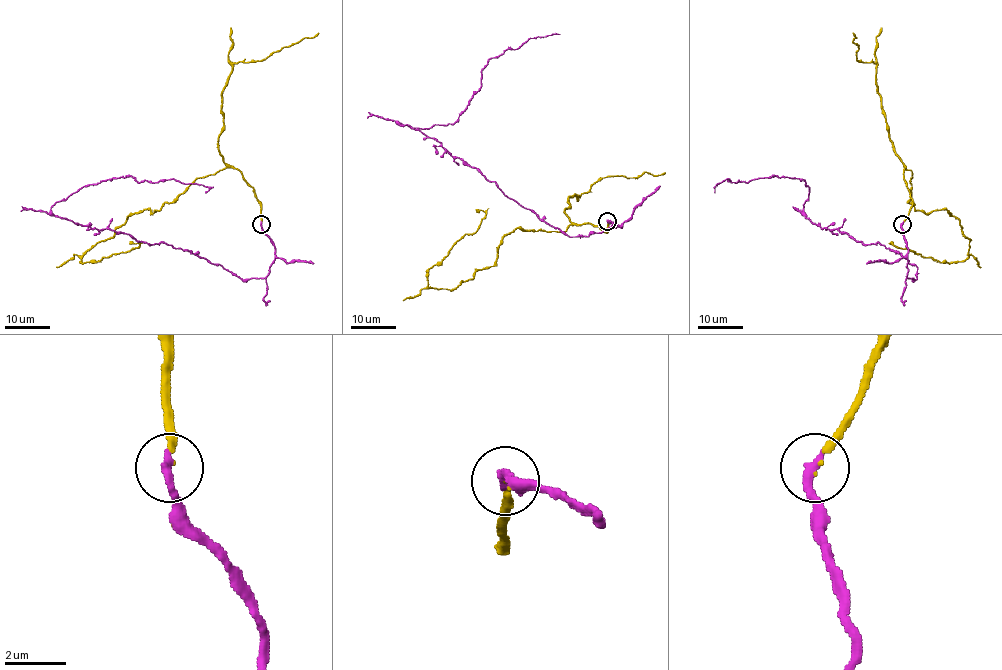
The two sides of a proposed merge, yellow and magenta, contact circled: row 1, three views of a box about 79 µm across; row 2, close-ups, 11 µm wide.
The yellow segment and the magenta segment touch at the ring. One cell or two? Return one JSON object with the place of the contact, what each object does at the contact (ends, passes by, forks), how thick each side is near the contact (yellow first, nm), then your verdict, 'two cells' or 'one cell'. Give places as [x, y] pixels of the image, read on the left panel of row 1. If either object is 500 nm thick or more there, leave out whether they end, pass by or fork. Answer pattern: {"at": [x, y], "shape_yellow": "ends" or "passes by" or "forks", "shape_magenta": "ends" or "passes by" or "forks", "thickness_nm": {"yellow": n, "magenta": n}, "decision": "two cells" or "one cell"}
{"at": [261, 224], "shape_yellow": "ends", "shape_magenta": "ends", "thickness_nm": {"yellow": 100, "magenta": 340}, "decision": "one cell"}

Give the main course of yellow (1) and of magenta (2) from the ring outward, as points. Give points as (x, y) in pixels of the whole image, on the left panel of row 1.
1: (261, 224), (255, 190), (224, 168), (153, 214), (130, 214), (81, 261), (139, 245), (129, 241)
2: (261, 224), (275, 261), (265, 277), (242, 280), (185, 249), (51, 210), (89, 184), (130, 175), (205, 191)

